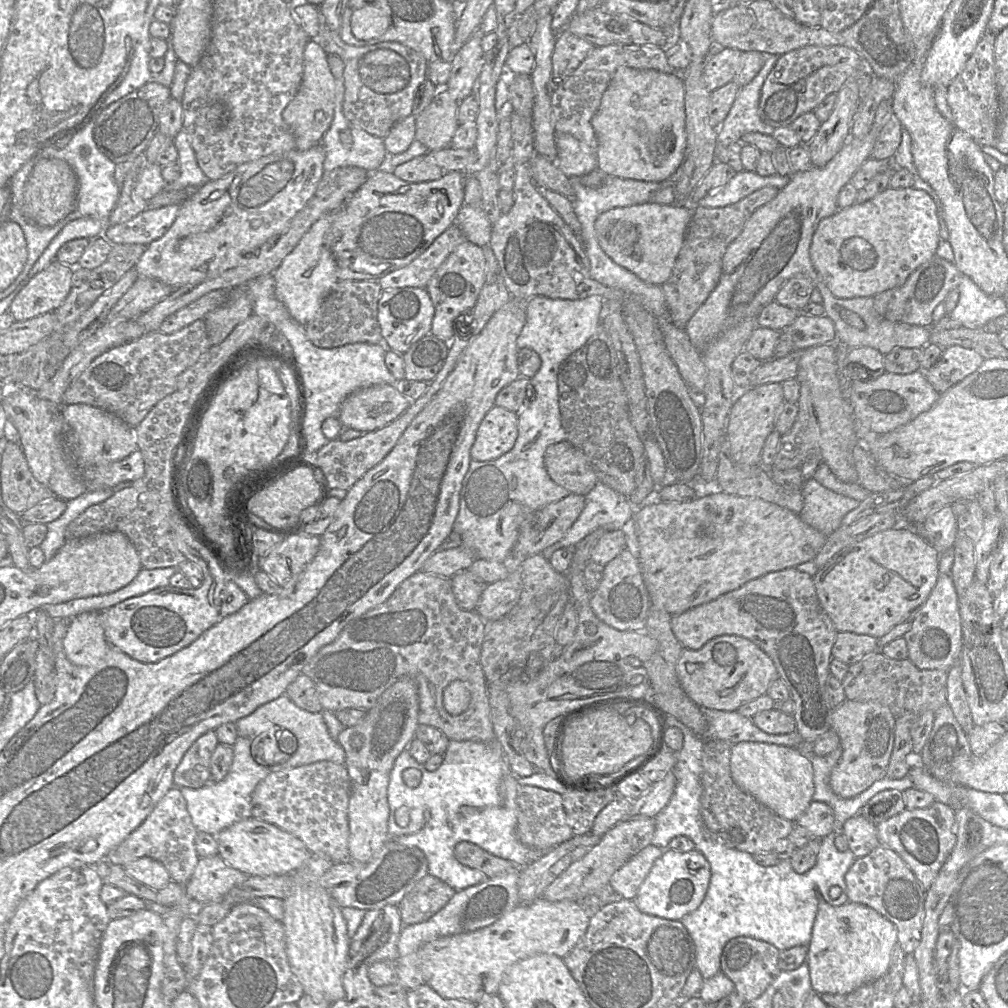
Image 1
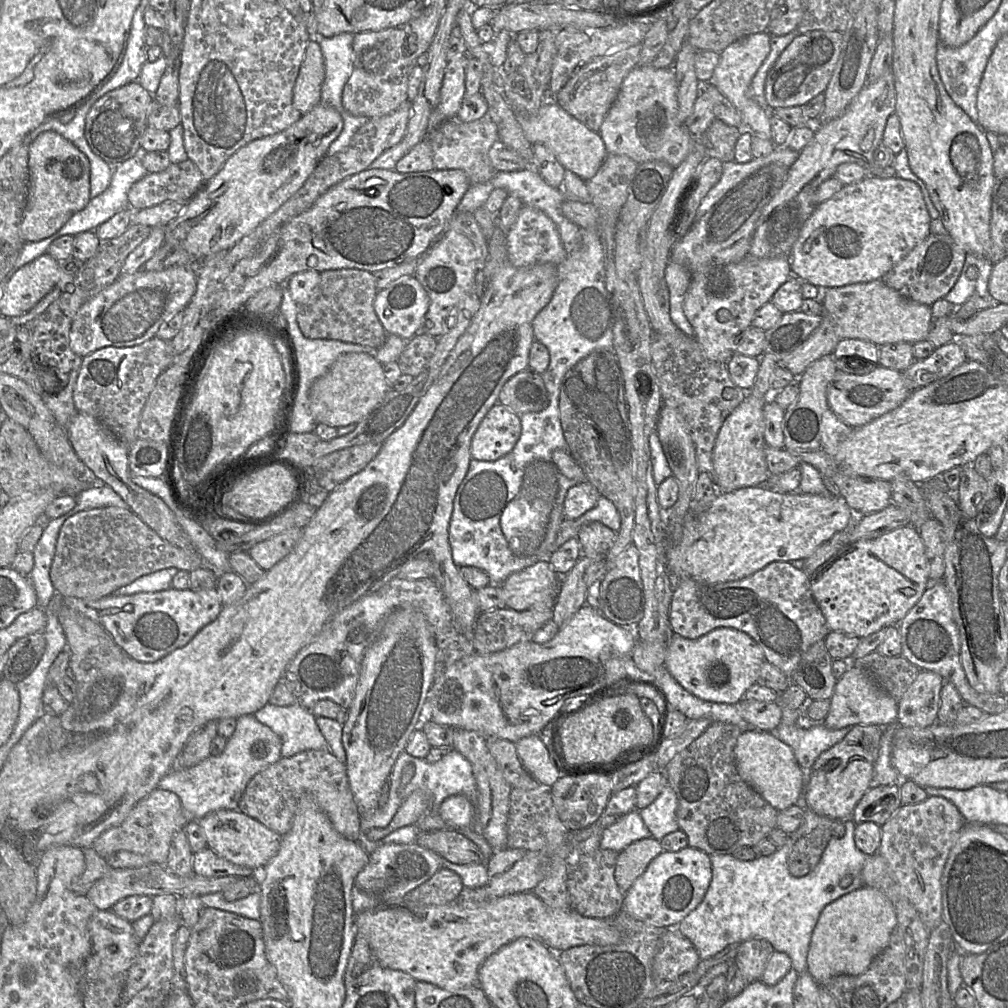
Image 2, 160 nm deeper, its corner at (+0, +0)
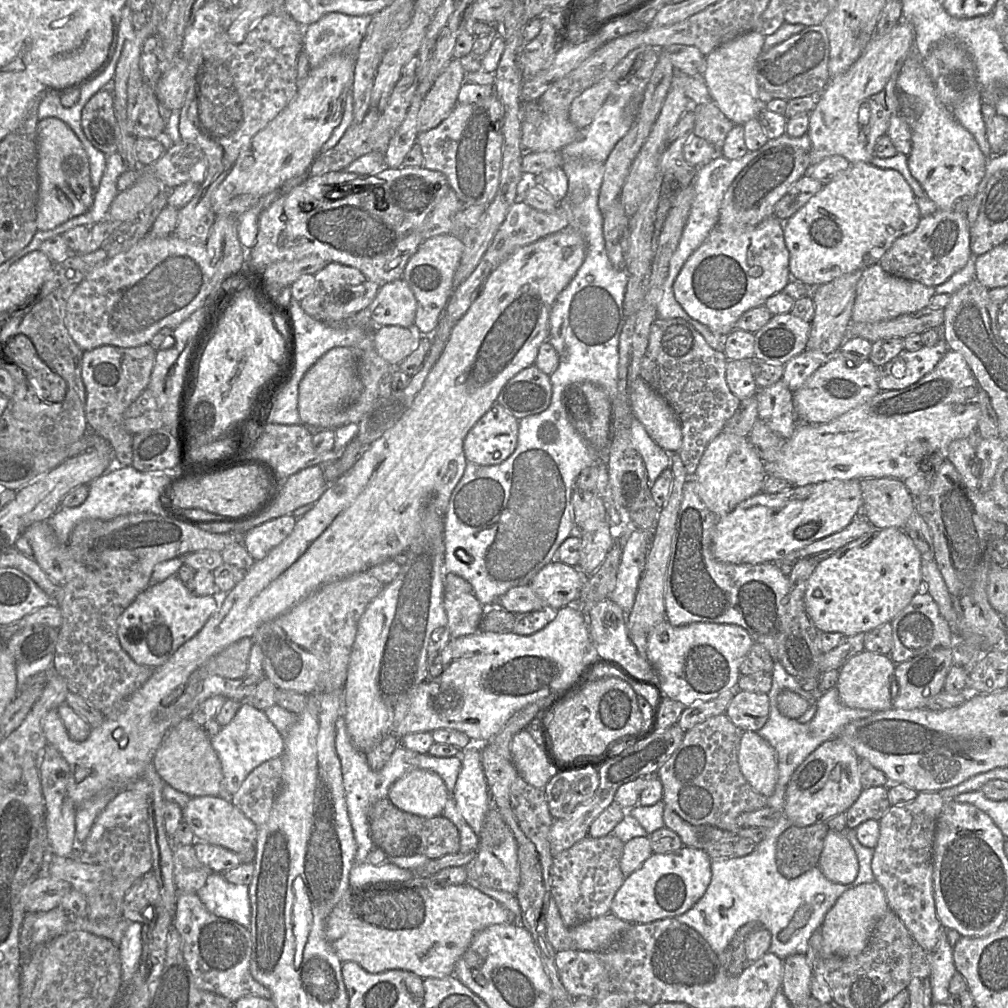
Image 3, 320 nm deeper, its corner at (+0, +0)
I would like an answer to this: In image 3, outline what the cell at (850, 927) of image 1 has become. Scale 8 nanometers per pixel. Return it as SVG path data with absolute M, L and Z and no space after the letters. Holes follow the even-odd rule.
M876 882L845 891L826 914L820 932L826 949L840 957L856 956L866 947L878 920L890 910L885 893Z

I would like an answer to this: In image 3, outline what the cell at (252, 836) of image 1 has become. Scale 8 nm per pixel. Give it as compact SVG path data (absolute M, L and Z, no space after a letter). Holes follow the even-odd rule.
M219 796L191 797L182 808L183 822L185 822L196 841L224 847L239 853L255 846L258 826L236 808L229 798Z

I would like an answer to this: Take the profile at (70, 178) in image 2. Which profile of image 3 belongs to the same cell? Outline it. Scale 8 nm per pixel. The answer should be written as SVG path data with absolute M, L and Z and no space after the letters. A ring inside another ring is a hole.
M48 117L37 125L38 144L38 200L36 225L40 231L51 230L69 219L87 212L94 201L94 189L91 185L88 155L72 129L61 119Z

